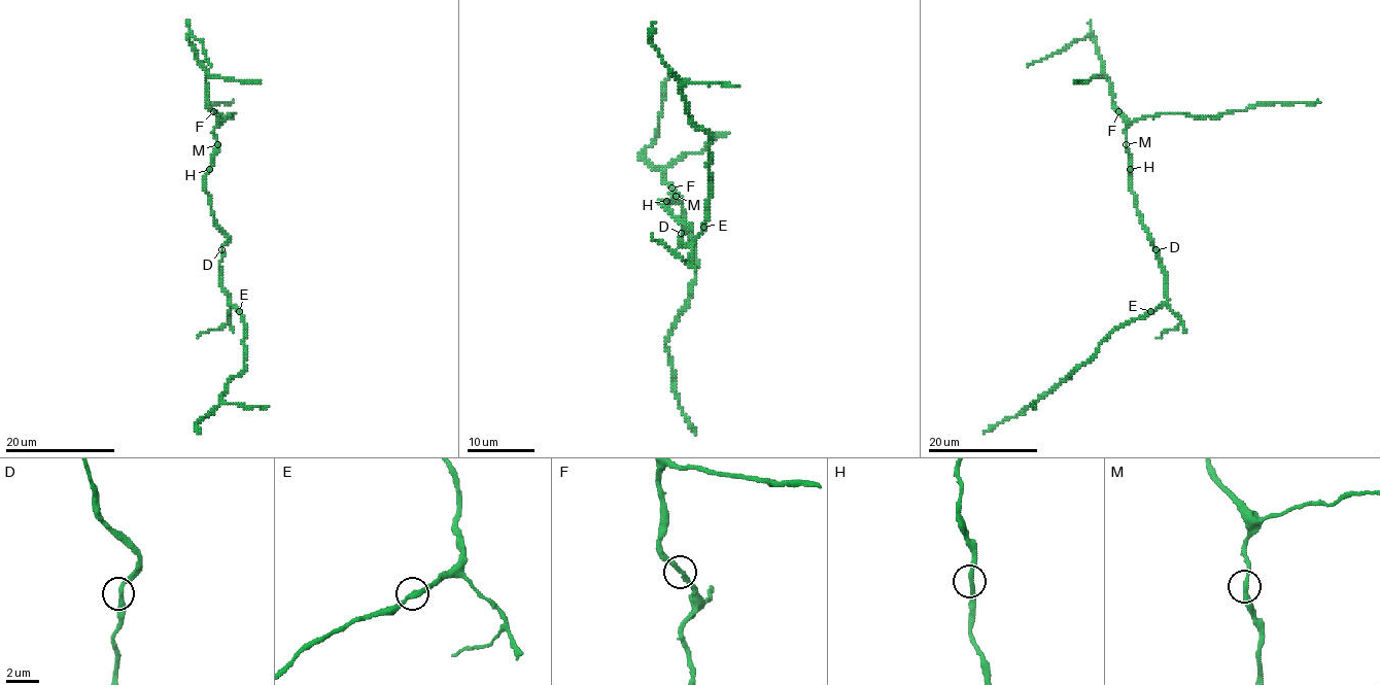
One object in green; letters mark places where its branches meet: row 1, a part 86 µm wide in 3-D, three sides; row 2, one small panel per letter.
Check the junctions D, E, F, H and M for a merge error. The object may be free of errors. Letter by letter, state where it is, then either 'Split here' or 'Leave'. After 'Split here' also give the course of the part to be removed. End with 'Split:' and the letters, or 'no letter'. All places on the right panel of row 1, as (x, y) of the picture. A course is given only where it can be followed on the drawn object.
D: Place: (1156, 249). Leave
E: Place: (1150, 311). Leave
F: Place: (1118, 111). Leave
H: Place: (1130, 169). Leave
M: Place: (1126, 144). Leave
Split: no letter

